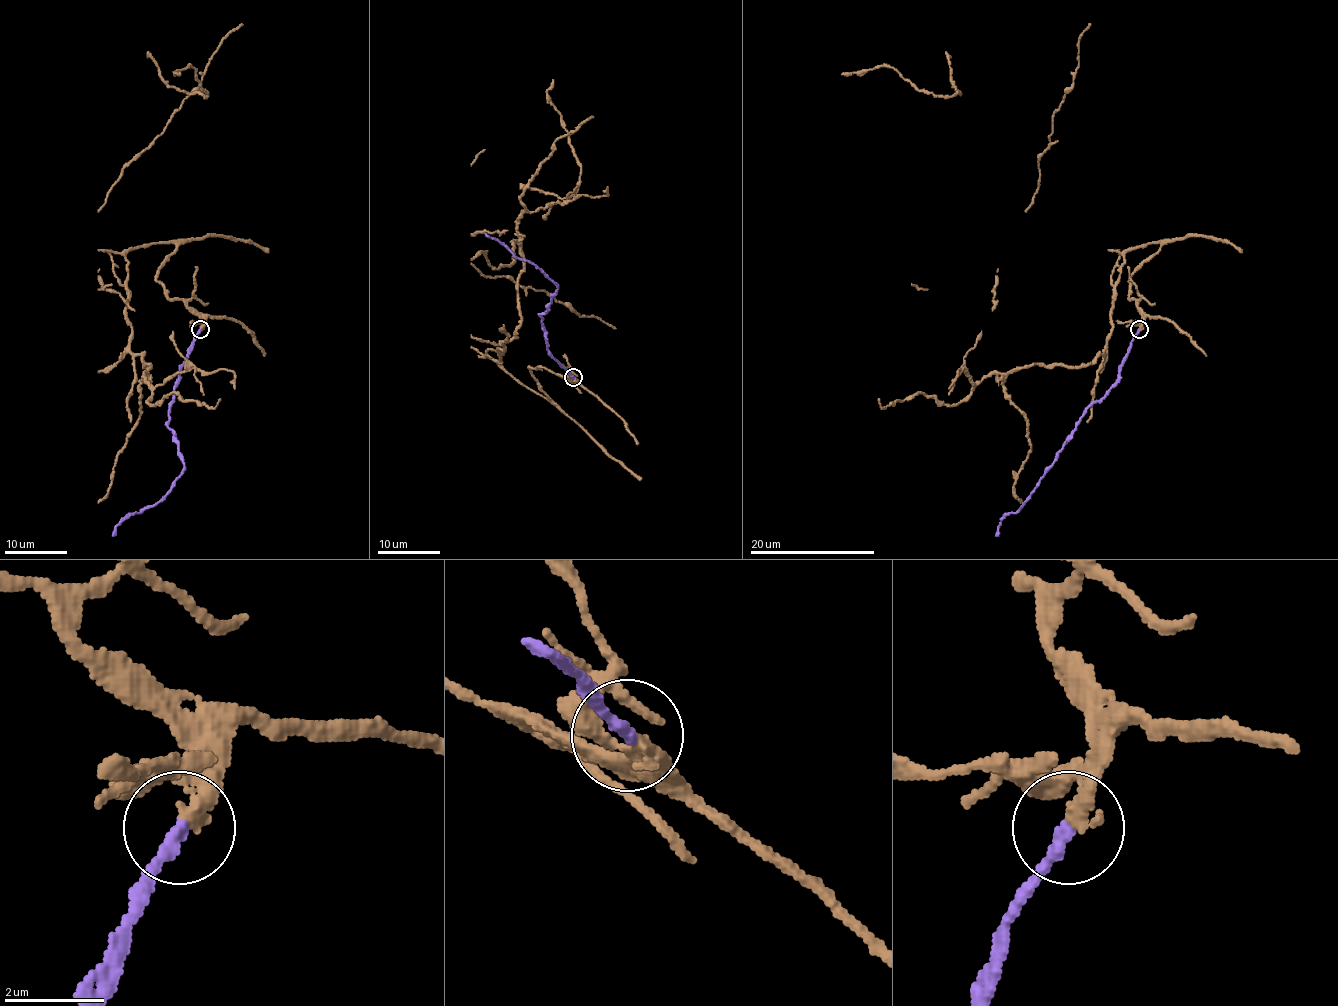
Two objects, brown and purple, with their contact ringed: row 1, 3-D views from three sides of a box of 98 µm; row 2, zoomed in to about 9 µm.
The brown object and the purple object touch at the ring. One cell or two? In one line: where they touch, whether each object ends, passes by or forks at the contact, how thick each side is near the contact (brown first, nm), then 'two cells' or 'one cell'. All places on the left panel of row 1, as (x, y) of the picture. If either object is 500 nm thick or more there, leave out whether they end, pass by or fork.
(200, 329) | brown ends | purple ends | 320/280 nm | two cells

